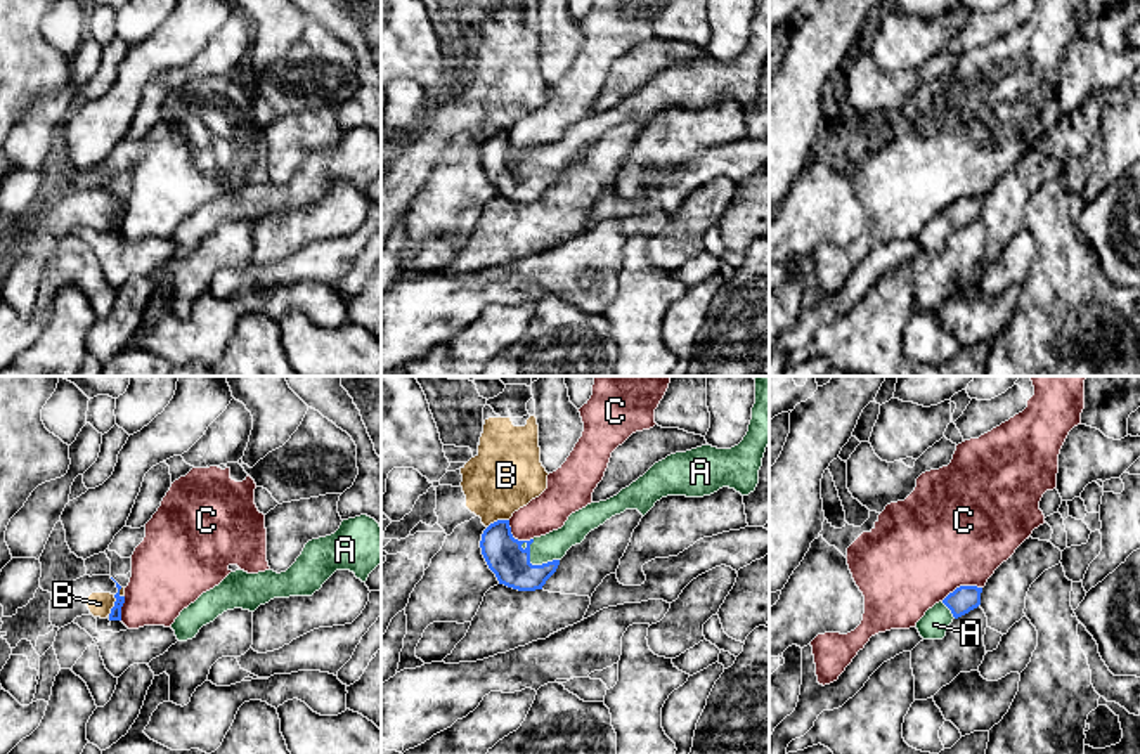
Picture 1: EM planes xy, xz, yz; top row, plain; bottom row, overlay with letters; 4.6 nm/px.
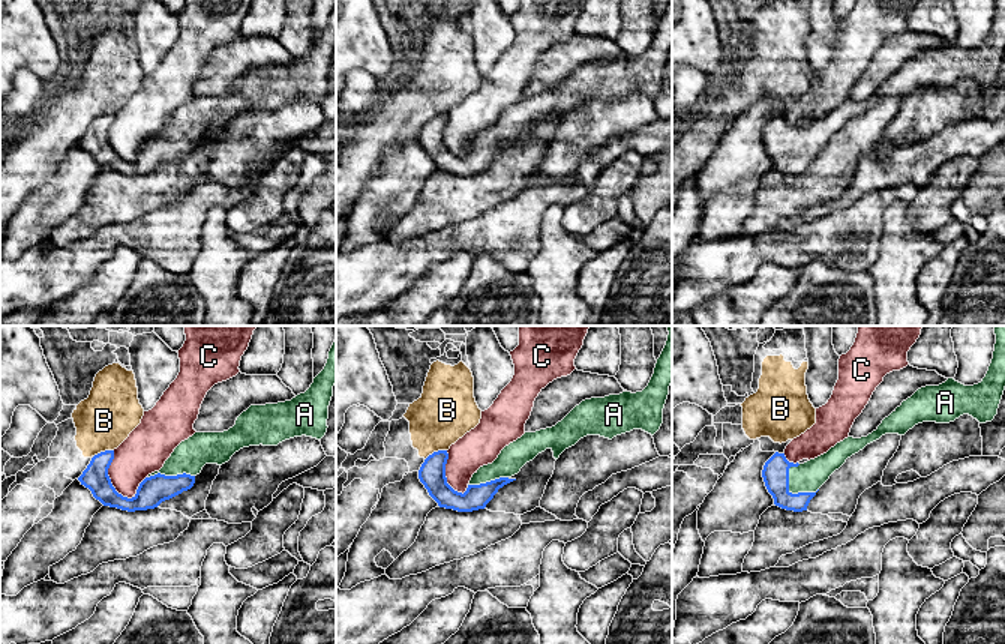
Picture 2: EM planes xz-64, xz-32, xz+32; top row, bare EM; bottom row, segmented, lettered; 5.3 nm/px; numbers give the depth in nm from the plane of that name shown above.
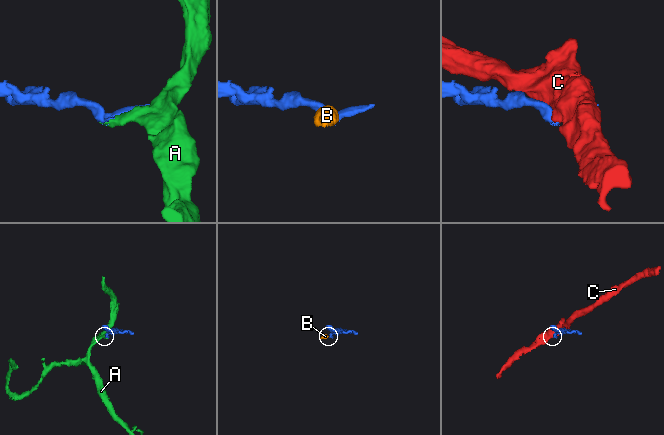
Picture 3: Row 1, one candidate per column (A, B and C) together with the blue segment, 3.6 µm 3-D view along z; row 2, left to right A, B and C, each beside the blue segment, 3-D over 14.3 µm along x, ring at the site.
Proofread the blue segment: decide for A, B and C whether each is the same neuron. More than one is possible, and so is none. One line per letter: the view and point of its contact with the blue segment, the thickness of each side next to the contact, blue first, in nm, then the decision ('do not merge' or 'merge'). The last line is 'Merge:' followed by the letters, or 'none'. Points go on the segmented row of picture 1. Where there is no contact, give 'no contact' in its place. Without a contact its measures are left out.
A: meets blue in xz at (534, 565); 180 nm thick on the blue side, 130 nm on the other; merge
B: meets blue in xy at (115, 605); 50 nm thick on the blue side, 110 nm on the other; do not merge
C: meets blue in yz at (960, 586); 120 nm thick on the blue side, 500 nm on the other; do not merge
Merge: A

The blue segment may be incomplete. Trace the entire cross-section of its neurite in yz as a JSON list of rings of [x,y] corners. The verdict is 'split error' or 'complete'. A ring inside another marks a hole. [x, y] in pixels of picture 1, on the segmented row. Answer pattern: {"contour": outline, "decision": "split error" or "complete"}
{"contour": [[[960,586],[942,601],[936,603],[917,622],[917,629],[923,640],[942,640],[948,626],[981,605],[982,588]]], "decision": "split error"}

